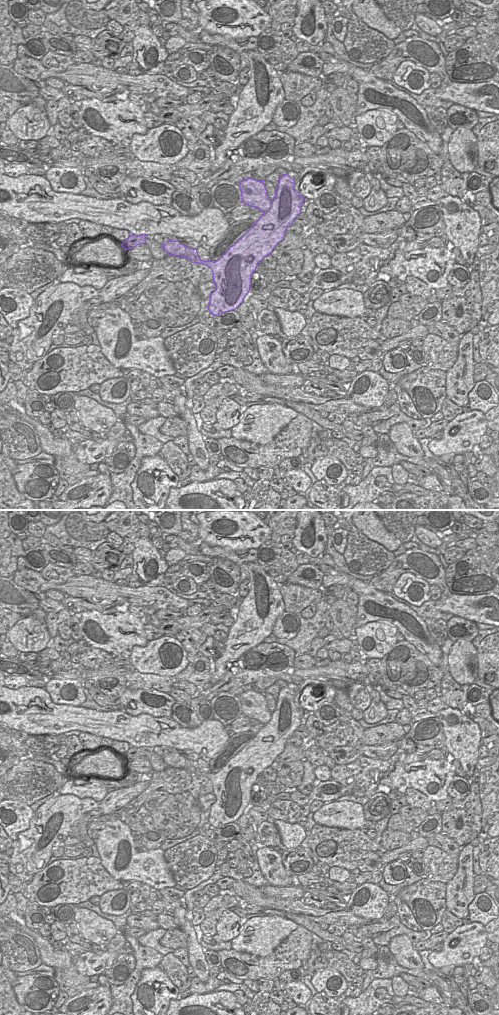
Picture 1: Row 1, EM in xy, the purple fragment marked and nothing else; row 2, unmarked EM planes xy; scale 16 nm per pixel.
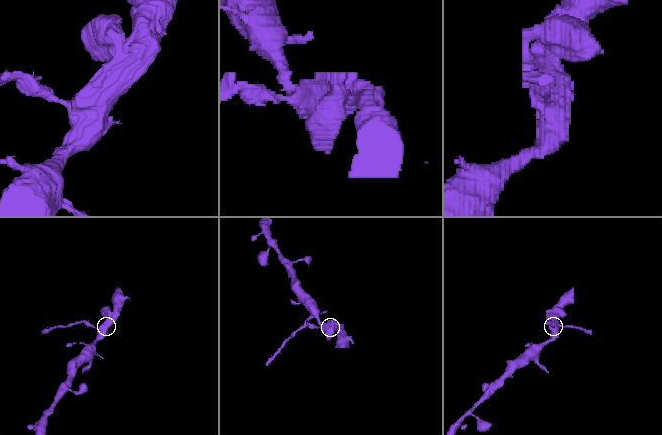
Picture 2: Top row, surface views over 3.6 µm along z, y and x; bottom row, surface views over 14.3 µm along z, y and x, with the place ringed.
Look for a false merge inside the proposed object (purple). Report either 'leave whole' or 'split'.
split

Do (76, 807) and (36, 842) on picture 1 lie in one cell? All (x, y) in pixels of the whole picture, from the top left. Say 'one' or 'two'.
one

